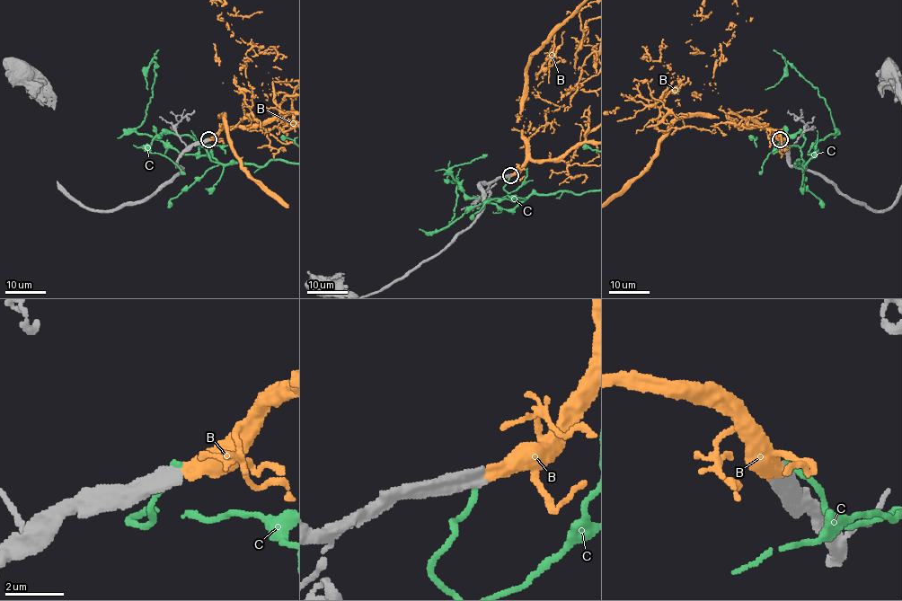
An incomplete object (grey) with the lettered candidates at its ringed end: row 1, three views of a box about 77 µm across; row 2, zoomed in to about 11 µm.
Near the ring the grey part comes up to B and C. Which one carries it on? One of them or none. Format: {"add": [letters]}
{"add": ["B"]}

